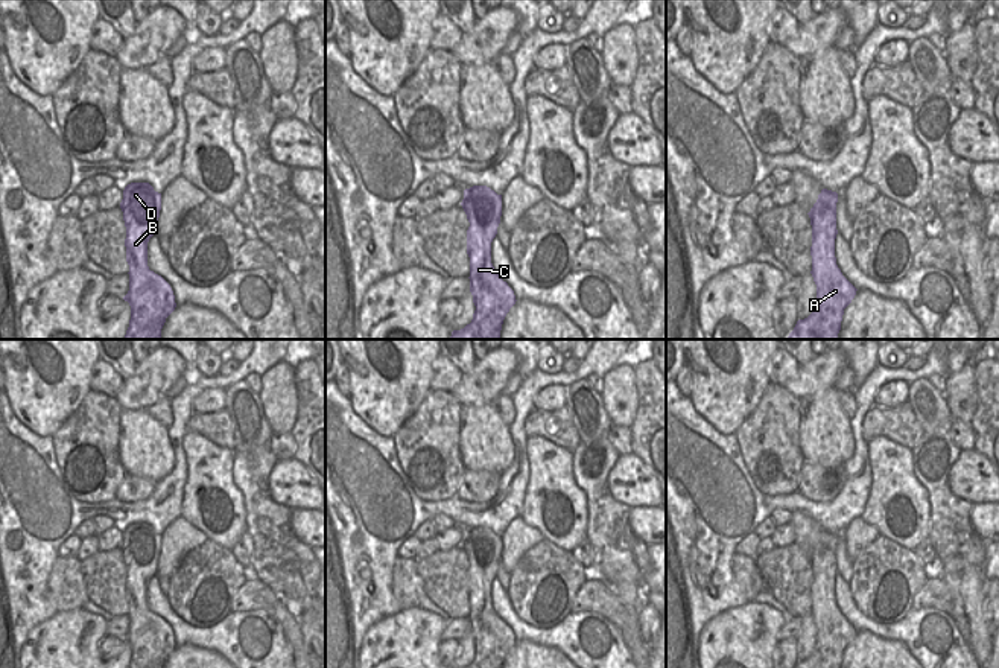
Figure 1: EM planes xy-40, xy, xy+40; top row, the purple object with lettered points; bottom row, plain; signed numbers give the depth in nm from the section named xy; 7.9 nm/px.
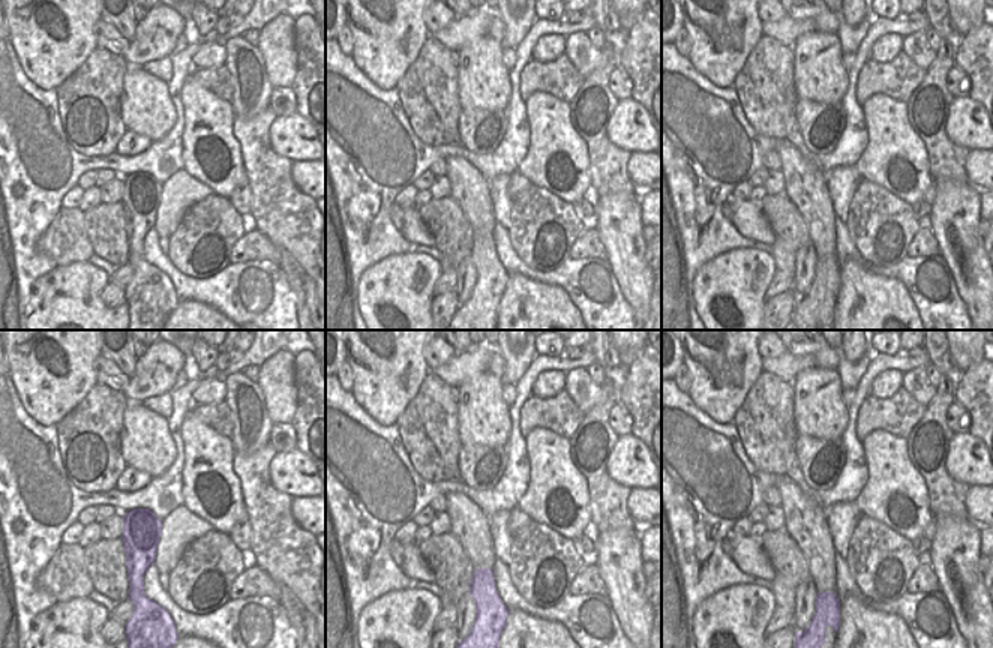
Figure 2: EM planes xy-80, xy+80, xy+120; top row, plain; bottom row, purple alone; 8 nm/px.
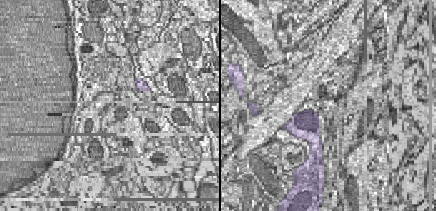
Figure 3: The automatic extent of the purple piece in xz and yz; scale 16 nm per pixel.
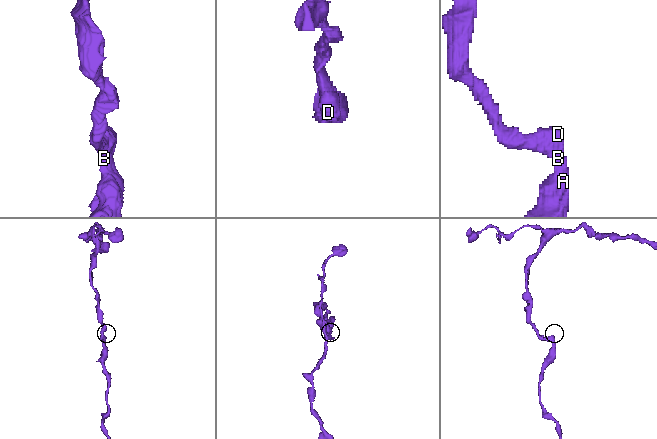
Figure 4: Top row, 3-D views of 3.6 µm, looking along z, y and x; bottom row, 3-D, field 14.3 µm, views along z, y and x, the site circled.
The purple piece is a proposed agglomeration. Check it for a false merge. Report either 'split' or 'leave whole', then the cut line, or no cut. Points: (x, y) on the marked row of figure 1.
leave whole | no cut

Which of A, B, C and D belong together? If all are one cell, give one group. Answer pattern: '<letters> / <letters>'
A B C D

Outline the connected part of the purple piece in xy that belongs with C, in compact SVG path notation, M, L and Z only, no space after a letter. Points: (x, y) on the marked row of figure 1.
M487 186L464 190L461 202L470 227L467 254L470 257L470 292L476 310L473 320L450 339L500 339L503 320L515 304L514 291L496 272L491 263L491 242L502 216L502 195Z

